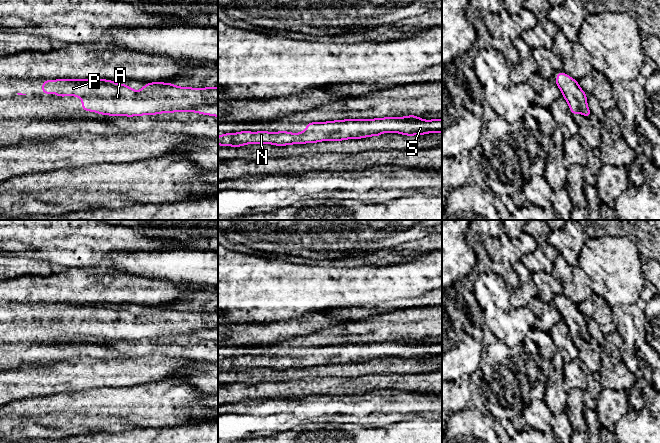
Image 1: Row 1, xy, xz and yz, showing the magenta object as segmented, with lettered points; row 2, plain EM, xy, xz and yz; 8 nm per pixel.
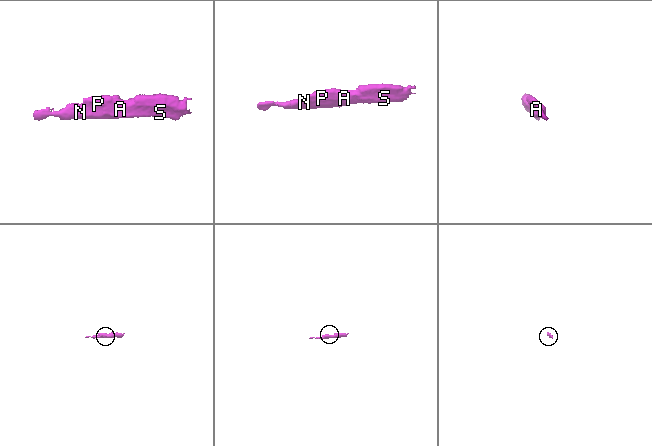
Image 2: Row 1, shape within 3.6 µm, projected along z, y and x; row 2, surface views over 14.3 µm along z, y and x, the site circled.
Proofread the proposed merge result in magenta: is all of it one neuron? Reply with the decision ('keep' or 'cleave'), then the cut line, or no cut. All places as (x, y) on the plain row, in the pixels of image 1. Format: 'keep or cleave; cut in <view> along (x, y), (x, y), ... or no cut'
keep; no cut

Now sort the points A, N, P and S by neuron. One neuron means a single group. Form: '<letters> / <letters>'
A N P S

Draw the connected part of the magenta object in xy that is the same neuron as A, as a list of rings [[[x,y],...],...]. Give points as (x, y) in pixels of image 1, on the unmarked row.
[[[56,303],[56,304],[43,304],[42,318],[46,319],[53,317],[59,321],[74,320],[82,324],[82,334],[84,336],[91,335],[99,337],[100,339],[109,340],[143,340],[143,339],[156,339],[162,337],[174,336],[195,336],[203,339],[218,341],[218,311],[180,311],[172,307],[152,306],[146,307],[139,315],[132,313],[124,307],[116,308],[115,305],[107,303]]]

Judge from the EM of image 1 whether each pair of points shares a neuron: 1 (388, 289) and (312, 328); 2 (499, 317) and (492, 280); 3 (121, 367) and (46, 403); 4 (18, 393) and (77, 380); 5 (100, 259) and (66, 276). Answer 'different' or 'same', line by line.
1: different
2: same
3: different
4: same
5: different

